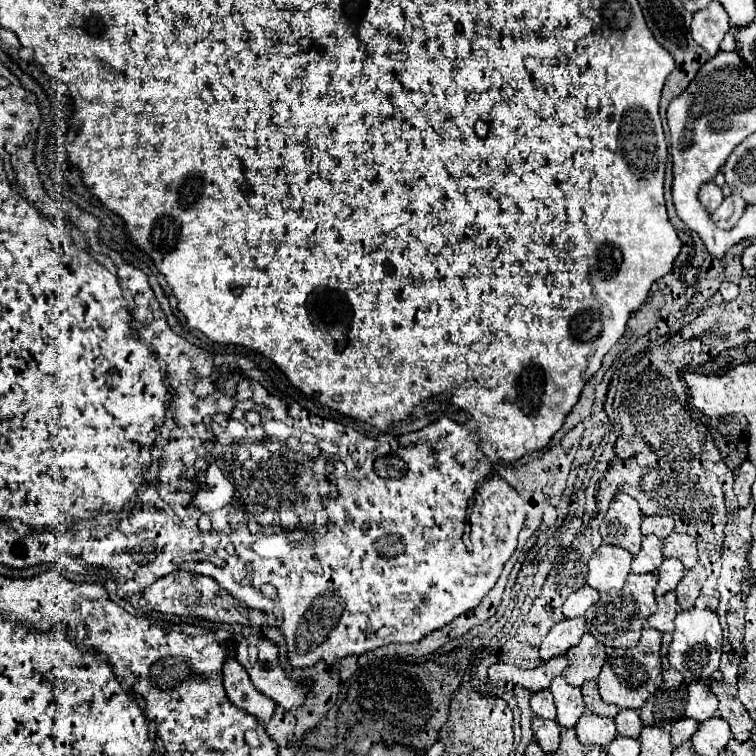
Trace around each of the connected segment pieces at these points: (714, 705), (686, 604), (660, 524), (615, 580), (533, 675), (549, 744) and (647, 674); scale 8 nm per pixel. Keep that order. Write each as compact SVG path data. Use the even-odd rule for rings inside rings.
M692 682L688 690L690 690L690 696L688 696L688 704L686 704L686 716L694 718L698 722L712 718L718 710L718 700L716 700L714 692L702 682Z
M698 564L694 566L692 570L688 570L684 574L684 578L680 580L678 588L676 588L676 596L678 596L678 604L682 610L690 610L694 608L694 602L700 594L700 588L702 588L702 582L706 580L706 570Z
M646 516L642 522L642 534L654 534L660 540L668 538L668 534L674 530L674 518L670 516Z
M602 544L590 558L588 562L588 586L598 590L598 592L608 592L612 588L620 590L624 586L626 576L630 574L630 562L632 562L632 554L620 546L608 546Z
M556 656L550 662L542 662L540 666L532 668L532 670L522 670L522 674L518 678L518 684L522 684L530 692L546 690L550 686L552 678L560 676L566 668L568 668L566 656Z
M534 718L532 720L532 730L536 736L536 742L542 746L546 754L552 754L558 750L560 742L560 728L556 720L544 720L544 718Z
M644 628L638 646L628 650L612 650L602 666L598 676L598 692L604 702L616 704L620 708L642 708L644 702L660 688L662 684L662 666L660 666L660 638L662 634Z

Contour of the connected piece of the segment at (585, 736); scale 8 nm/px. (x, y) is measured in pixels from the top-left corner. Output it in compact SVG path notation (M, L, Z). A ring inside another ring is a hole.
M582 714L582 718L574 726L578 740L588 746L588 744L600 744L608 746L616 738L616 726L612 718L602 718L596 714Z

